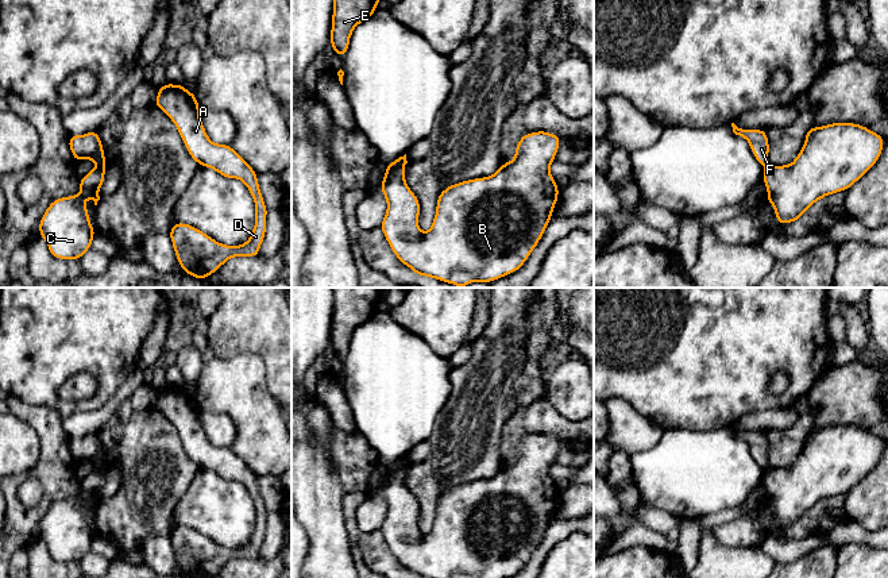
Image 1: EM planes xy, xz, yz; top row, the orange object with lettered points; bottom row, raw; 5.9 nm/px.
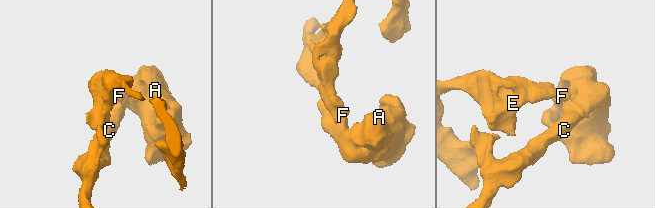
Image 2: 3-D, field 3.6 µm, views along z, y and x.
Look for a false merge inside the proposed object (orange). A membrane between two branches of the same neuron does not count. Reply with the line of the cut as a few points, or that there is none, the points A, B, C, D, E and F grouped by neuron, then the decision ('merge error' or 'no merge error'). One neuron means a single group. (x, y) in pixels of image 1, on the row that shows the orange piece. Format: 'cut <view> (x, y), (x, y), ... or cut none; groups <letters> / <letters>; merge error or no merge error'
cut xy (97, 165), (103, 169); groups A B C D / E F; merge error

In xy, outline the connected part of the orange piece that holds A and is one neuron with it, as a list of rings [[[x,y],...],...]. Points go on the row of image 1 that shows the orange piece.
[[[167,82],[159,88],[154,104],[175,124],[189,155],[200,166],[208,166],[225,178],[243,181],[255,203],[252,234],[239,246],[219,243],[190,224],[174,221],[169,235],[181,269],[204,281],[233,257],[258,257],[266,235],[267,207],[256,172],[229,144],[217,144],[208,138],[196,93],[186,90],[182,84]]]

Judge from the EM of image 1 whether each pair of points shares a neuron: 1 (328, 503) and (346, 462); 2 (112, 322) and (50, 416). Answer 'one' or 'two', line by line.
1: two
2: two

